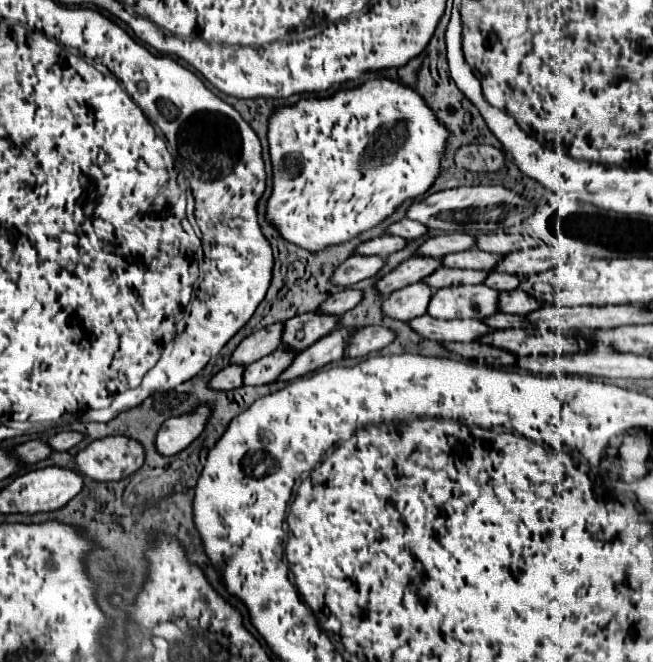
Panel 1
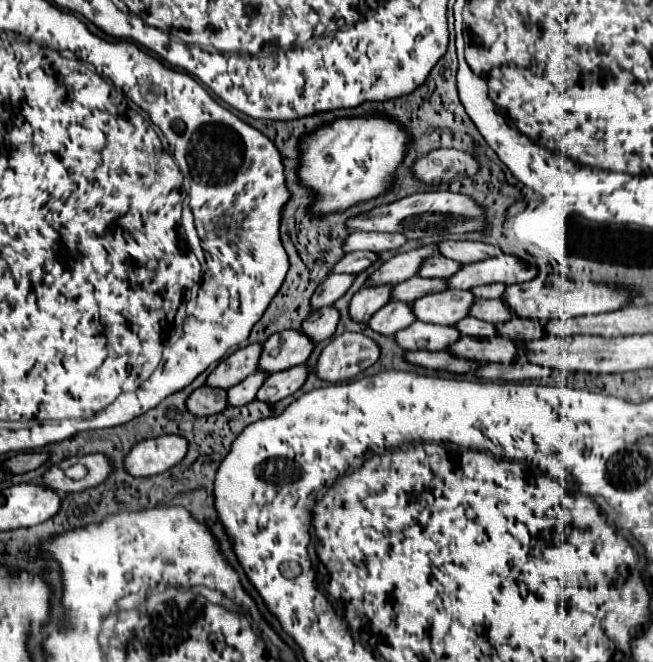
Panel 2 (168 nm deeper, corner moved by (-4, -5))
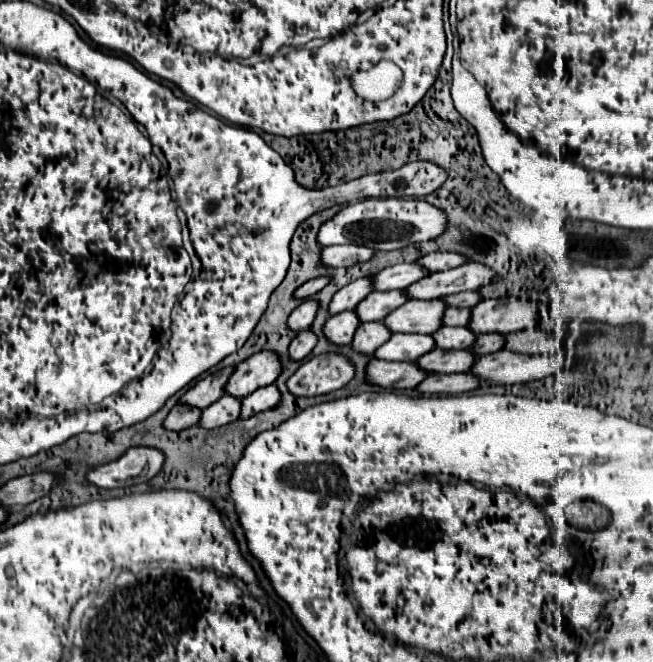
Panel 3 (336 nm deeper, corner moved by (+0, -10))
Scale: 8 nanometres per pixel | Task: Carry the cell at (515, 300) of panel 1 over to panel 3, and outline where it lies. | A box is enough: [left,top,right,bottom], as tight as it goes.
[443,308,471,326]

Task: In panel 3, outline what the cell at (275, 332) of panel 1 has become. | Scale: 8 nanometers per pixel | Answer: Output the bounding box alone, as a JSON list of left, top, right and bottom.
[181,366,235,408]

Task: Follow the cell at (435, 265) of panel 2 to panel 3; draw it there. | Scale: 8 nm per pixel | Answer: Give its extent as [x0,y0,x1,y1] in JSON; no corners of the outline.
[375,264,431,290]

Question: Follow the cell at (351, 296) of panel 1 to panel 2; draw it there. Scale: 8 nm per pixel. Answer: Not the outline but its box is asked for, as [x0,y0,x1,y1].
[301,307,339,343]

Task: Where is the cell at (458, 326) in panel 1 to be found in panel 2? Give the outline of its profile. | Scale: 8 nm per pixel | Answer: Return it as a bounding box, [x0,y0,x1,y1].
[393,321,459,351]

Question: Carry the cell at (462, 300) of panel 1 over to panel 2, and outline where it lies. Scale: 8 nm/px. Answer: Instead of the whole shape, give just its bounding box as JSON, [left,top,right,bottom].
[411,289,475,325]

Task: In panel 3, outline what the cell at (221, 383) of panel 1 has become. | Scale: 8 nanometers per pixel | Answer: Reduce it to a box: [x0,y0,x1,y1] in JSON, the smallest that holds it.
[165,404,201,430]

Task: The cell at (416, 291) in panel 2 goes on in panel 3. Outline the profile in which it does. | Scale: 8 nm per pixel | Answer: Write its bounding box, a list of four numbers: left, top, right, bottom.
[357,290,409,322]

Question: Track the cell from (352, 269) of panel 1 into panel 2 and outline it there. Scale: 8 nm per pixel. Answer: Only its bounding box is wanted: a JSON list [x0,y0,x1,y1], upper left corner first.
[311,275,355,311]

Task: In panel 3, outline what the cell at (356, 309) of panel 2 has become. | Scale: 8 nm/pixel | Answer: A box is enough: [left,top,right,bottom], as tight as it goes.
[323,310,359,344]

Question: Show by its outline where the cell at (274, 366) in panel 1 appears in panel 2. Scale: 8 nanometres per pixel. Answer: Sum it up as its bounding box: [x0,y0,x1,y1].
[227,371,267,407]

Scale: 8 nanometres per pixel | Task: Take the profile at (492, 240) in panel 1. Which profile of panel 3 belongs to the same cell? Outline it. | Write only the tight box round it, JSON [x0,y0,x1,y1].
[417,252,469,272]

